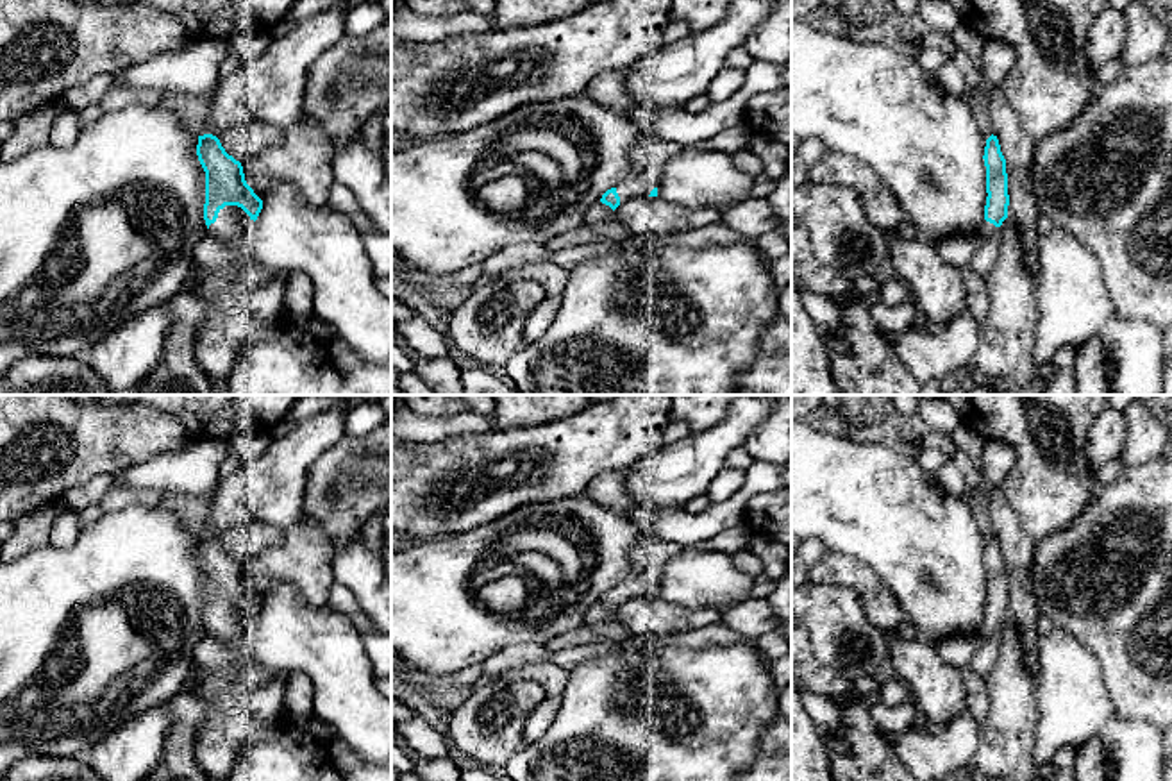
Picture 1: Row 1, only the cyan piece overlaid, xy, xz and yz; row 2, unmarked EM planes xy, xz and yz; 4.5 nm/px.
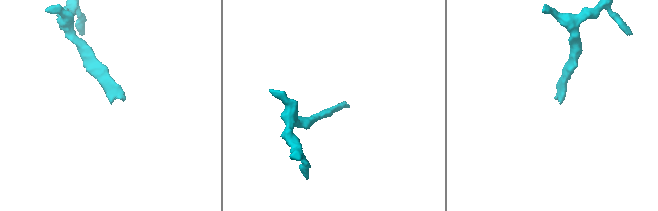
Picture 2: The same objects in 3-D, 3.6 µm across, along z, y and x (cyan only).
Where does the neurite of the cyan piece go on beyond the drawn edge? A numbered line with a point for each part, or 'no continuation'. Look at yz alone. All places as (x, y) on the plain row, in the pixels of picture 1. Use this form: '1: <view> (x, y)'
1: yz (958, 651)

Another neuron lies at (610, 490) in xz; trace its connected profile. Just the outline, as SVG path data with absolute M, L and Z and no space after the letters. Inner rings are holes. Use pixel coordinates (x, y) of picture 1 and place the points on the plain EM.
M629 468L611 470L597 479L593 479L586 493L606 508L622 509L645 509L661 511L663 508L638 502L627 491L627 472Z

